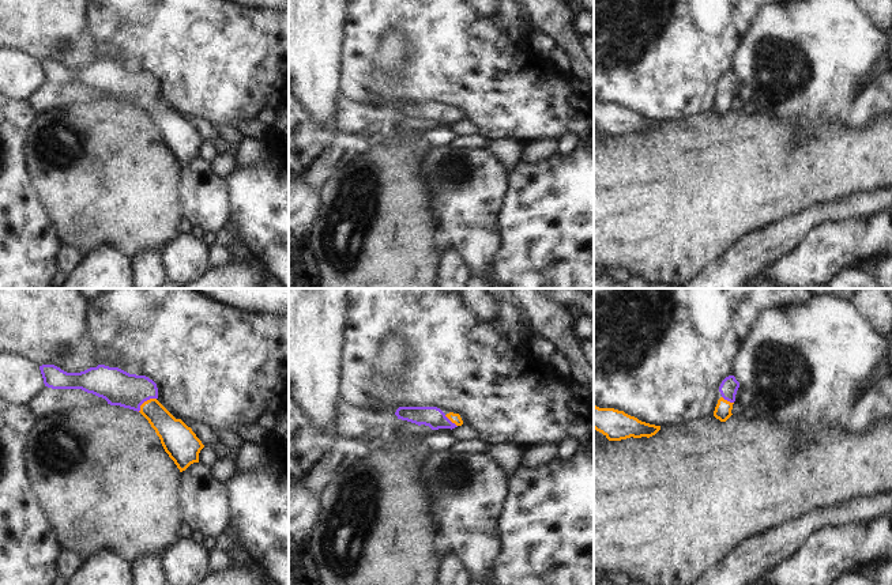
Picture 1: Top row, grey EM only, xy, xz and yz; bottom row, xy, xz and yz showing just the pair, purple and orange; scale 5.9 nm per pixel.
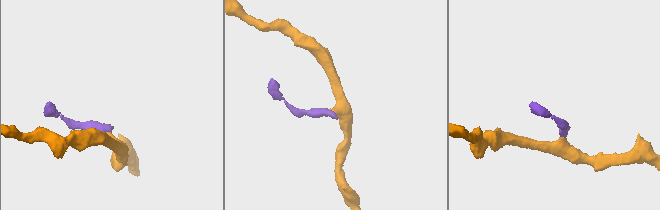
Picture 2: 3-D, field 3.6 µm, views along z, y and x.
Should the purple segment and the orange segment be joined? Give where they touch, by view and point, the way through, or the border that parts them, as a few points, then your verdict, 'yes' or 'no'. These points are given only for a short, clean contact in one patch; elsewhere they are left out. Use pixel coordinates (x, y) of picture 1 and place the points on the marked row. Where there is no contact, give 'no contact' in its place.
meets purple in xy at (145, 400); runs through xy (117, 387), (136, 392), (145, 400), (172, 431); yes

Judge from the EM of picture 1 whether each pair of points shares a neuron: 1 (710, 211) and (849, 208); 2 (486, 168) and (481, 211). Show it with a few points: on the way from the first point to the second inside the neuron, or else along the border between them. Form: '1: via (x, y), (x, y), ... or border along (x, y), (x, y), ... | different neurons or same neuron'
1: border along (835, 200), (815, 203), (800, 212), (775, 222) | different neurons
2: via (481, 178), (481, 200) | same neuron

